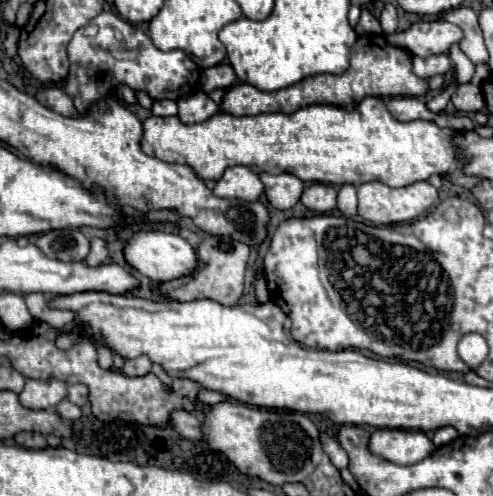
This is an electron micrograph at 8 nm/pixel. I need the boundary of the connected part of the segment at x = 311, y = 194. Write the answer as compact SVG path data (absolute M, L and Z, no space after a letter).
M312 183L310 187L304 189L302 193L302 203L318 213L328 213L336 209L336 187L324 185L324 183Z

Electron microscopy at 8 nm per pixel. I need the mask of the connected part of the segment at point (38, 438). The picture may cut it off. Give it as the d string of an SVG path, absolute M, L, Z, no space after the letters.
M22 431L22 433L18 433L14 439L16 439L18 445L28 447L28 449L44 449L44 447L46 447L46 439L44 439L44 435L40 435L40 433Z

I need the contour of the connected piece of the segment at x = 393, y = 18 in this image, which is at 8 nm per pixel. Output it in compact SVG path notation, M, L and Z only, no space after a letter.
M386 3L386 5L384 5L384 9L380 11L380 17L378 17L378 21L380 21L380 27L382 27L382 31L384 31L386 35L394 33L394 31L396 31L396 25L398 25L396 7L394 7L392 3Z

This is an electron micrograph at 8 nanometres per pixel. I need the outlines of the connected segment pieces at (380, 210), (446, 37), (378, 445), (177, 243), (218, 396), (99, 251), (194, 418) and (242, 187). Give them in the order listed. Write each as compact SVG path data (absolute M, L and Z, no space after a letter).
M370 181L358 187L358 215L376 225L406 223L424 215L434 205L436 199L438 199L438 191L428 181L418 181L400 189L392 189L380 181Z
M416 21L406 31L390 37L390 43L408 49L412 55L428 57L448 53L462 39L462 29L448 21Z
M376 429L368 447L372 447L374 455L400 465L418 463L434 451L434 443L424 431L406 429Z
M138 231L134 239L128 241L124 255L128 263L134 265L142 275L158 283L180 279L184 275L192 275L192 271L196 269L196 261L198 261L196 249L190 247L188 241L184 241L180 235L166 233L166 231Z
M202 389L202 391L198 391L196 399L198 399L200 403L206 403L206 405L214 405L214 403L220 403L220 401L224 401L224 399L228 399L228 397L224 397L222 393L216 393L216 391L208 391L208 389Z
M92 237L90 239L90 253L88 253L86 263L88 265L102 265L106 259L108 259L106 243L102 239L98 239L98 237Z
M184 409L172 411L168 423L172 429L176 429L186 439L196 439L196 441L202 439L202 431L200 431L202 419L190 411L184 411Z
M236 165L224 171L224 175L216 181L212 193L216 197L238 197L244 201L258 201L258 197L264 193L264 185L254 171L244 165Z

